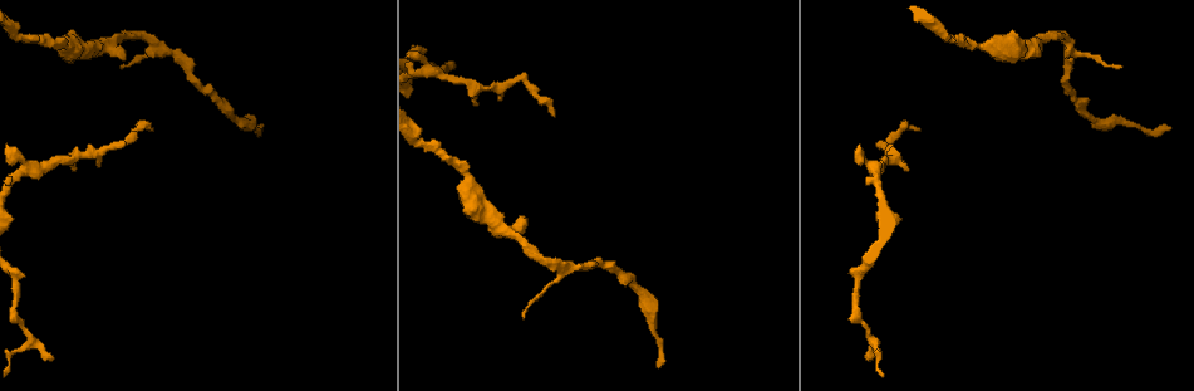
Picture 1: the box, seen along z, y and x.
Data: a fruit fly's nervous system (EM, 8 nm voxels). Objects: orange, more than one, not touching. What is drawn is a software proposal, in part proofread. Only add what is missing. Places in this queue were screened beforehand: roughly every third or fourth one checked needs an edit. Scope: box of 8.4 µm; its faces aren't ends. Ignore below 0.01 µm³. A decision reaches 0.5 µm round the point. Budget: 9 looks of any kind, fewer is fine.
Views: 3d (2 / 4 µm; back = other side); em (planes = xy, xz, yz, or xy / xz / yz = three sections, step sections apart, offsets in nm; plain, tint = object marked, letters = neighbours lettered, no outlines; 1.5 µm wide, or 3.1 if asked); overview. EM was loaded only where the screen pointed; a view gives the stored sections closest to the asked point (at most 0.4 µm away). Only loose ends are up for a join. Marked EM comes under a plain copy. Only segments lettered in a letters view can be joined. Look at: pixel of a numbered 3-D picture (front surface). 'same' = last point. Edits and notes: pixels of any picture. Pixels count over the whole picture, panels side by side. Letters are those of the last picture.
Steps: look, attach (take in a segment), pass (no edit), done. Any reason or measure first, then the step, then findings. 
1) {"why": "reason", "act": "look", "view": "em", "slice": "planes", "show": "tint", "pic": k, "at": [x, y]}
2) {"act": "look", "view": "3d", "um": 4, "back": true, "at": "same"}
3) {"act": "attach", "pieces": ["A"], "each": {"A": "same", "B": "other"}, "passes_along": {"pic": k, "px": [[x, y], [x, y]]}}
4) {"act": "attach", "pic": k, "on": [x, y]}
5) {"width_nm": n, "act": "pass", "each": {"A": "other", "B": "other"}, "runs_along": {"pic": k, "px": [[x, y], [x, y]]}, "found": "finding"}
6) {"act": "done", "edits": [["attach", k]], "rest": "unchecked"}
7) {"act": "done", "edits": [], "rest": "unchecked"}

{"why": "free end", "act": "look", "view": "3d", "um": 4, "back": true, "pic": 1, "at": [1120, 68]}

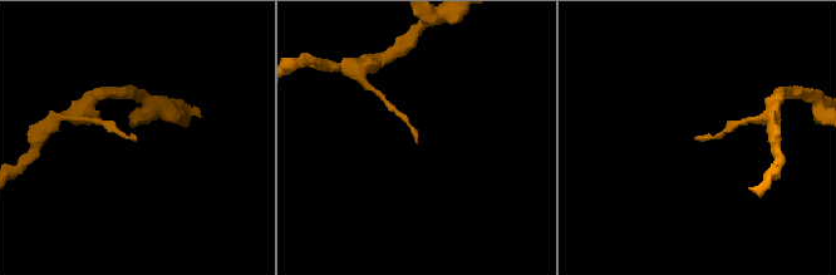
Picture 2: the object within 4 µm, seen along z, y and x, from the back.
{"act": "look", "view": "em", "slice": "planes", "show": "tint", "pic": 2, "at": [697, 136]}

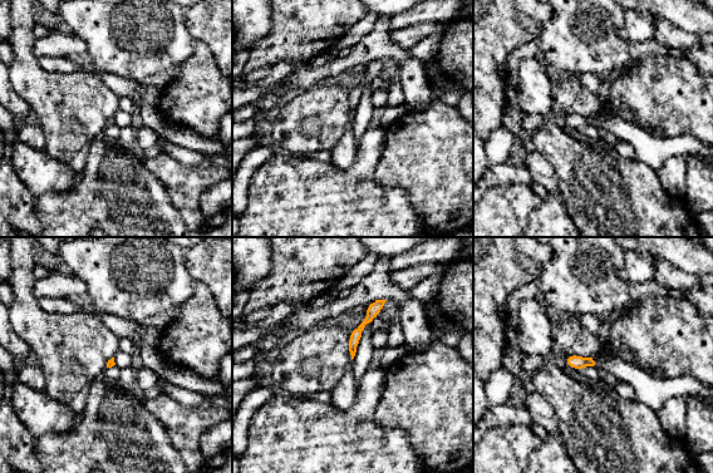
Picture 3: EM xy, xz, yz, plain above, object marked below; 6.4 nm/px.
{"why": "see the neighbours", "act": "look", "view": "em", "slice": "planes", "show": "letters", "at": "same"}

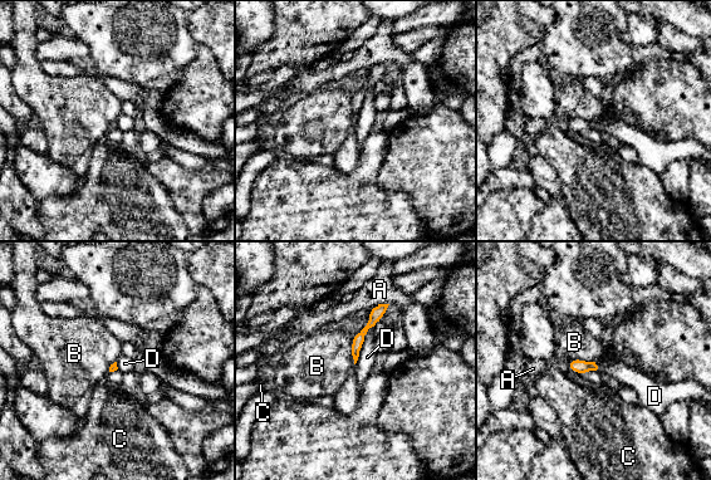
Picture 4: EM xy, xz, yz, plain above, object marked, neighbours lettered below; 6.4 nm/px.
{"act": "pass", "each": {"A": "other", "B": "other", "C": "other", "D": "other"}, "runs_along": {"pic": 4, "px": [[383, 307], [358, 338], [356, 353]]}, "found": "none of them fits"}

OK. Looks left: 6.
{"why": "free end", "act": "look", "view": "em", "slice": "planes", "show": "tint", "pic": 1, "at": [122, 54]}

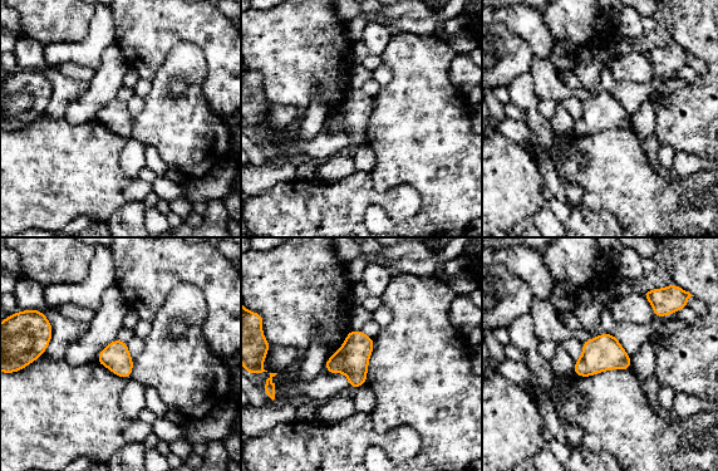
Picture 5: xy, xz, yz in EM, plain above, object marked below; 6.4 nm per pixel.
{"why": "what lies round it", "act": "look", "view": "em", "slice": "planes", "show": "letters", "at": "same"}

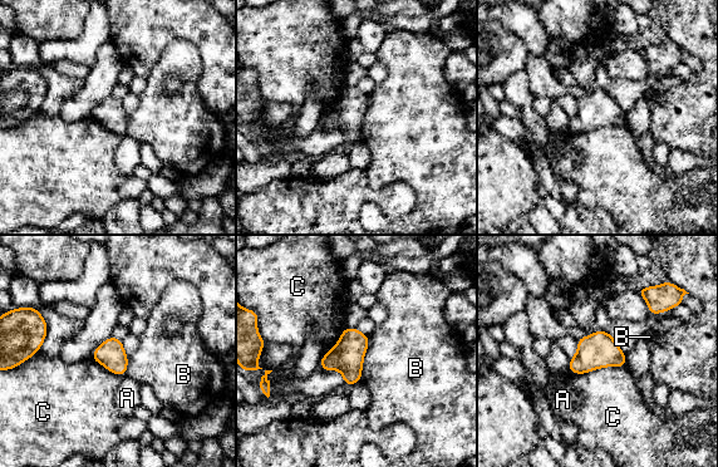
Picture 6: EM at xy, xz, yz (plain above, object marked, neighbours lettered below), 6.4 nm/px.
{"act": "pass", "each": {"A": "other", "B": "other", "C": "other"}, "border": {"pic": 6, "px": [[369, 337], [360, 381]]}, "found": "no lettered segment goes on from it"}

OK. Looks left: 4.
{"why": "free end", "act": "look", "view": "em", "slice": "planes", "show": "letters", "pic": 1, "at": [554, 116]}

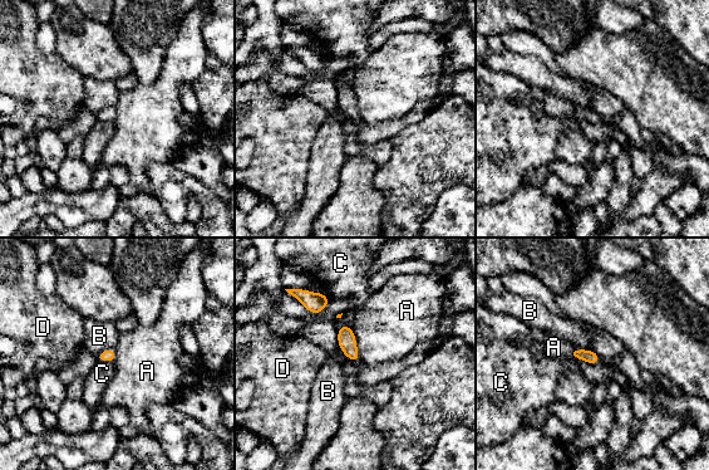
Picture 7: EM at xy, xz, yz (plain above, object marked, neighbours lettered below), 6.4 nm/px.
{"act": "pass", "each": {"A": "other", "B": "other", "C": "other", "D": "other"}, "found": "no lettered segment goes on from it"}

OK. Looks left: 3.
{"why": "branch stops here", "act": "look", "view": "em", "slice": "planes", "show": "tint", "pic": 1, "at": [479, 105]}

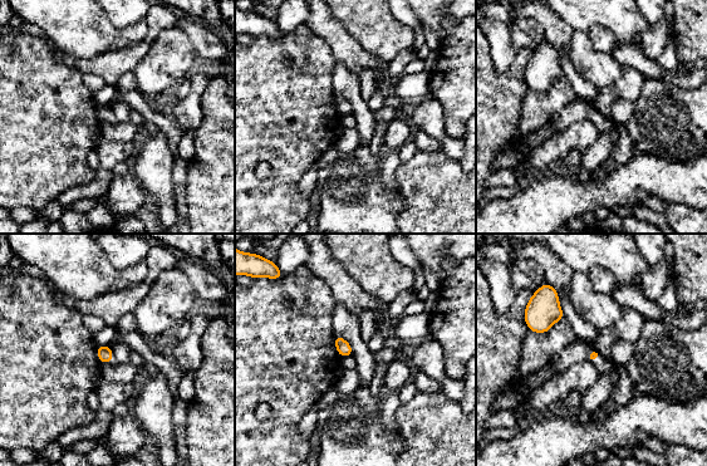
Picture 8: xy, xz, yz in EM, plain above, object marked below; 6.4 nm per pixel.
{"why": "what lies round it", "act": "look", "view": "em", "slice": "planes", "show": "letters", "at": "same"}

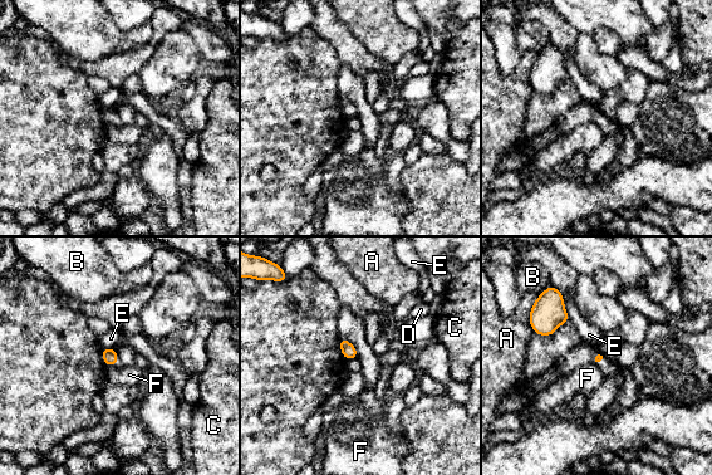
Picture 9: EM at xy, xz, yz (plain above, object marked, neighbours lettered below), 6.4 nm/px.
{"act": "pass", "each": {"A": "other", "B": "other", "C": "other", "D": "other", "E": "other", "F": "other"}, "border": {"pic": 9, "px": [[114, 366], [106, 367]]}, "found": "none of them fits"}

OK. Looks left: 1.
{"act": "done", "edits": [], "rest": "unchecked"}

